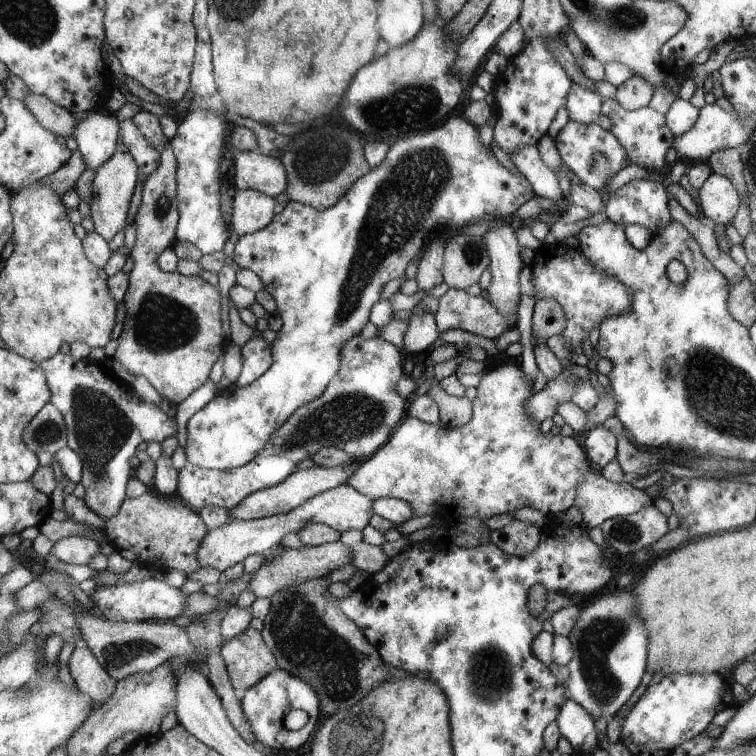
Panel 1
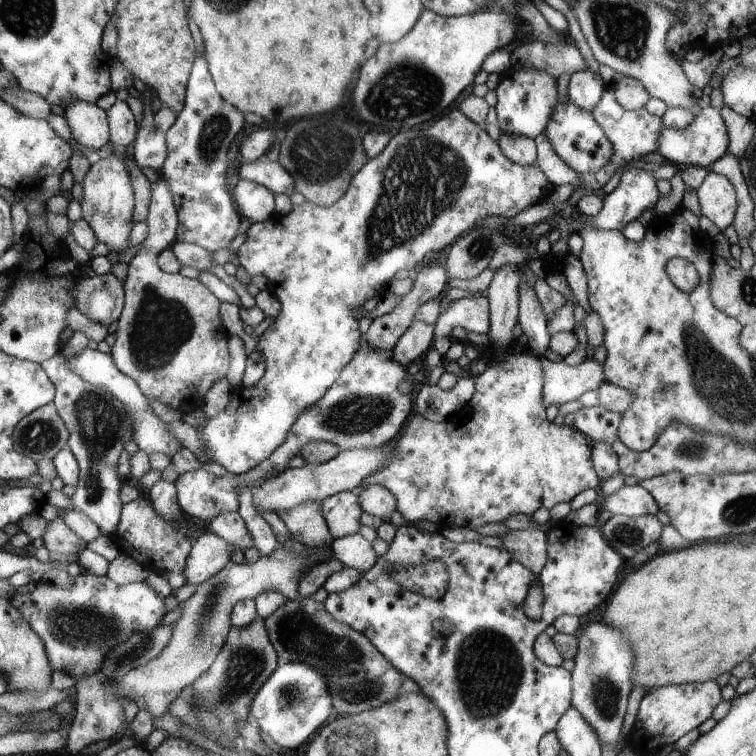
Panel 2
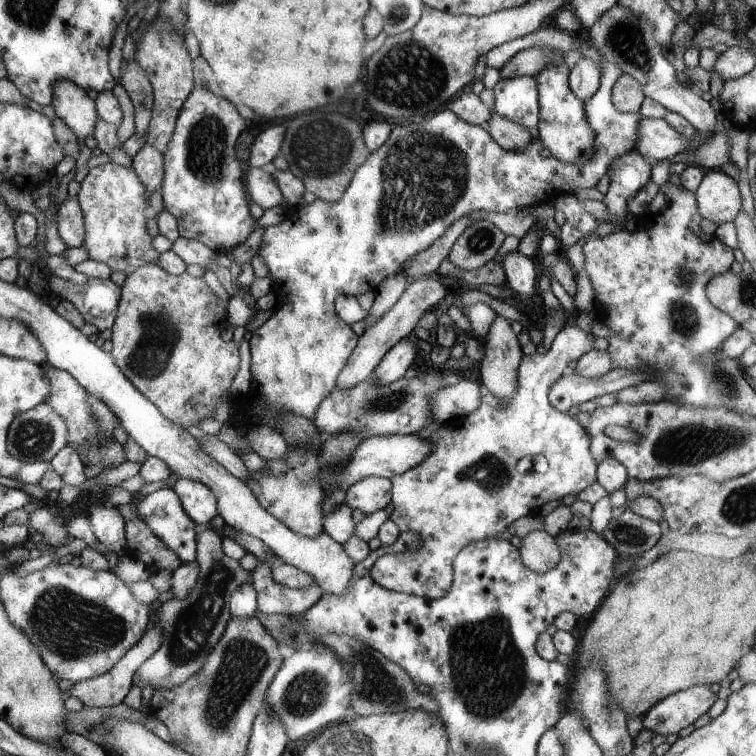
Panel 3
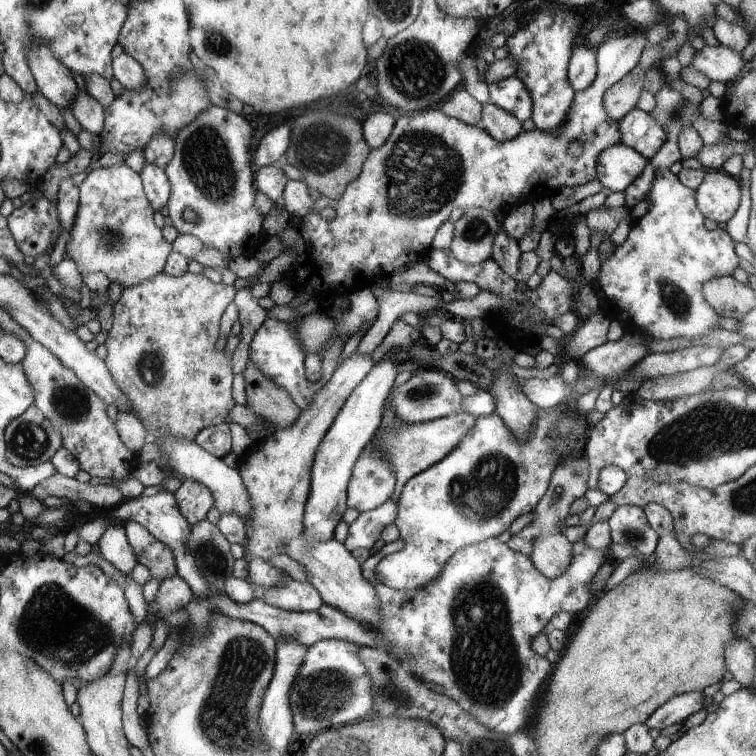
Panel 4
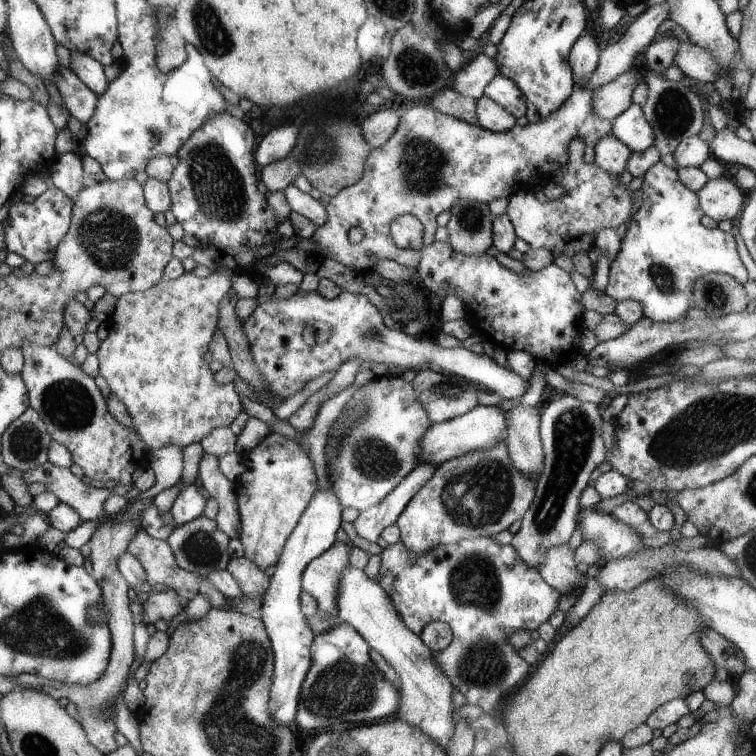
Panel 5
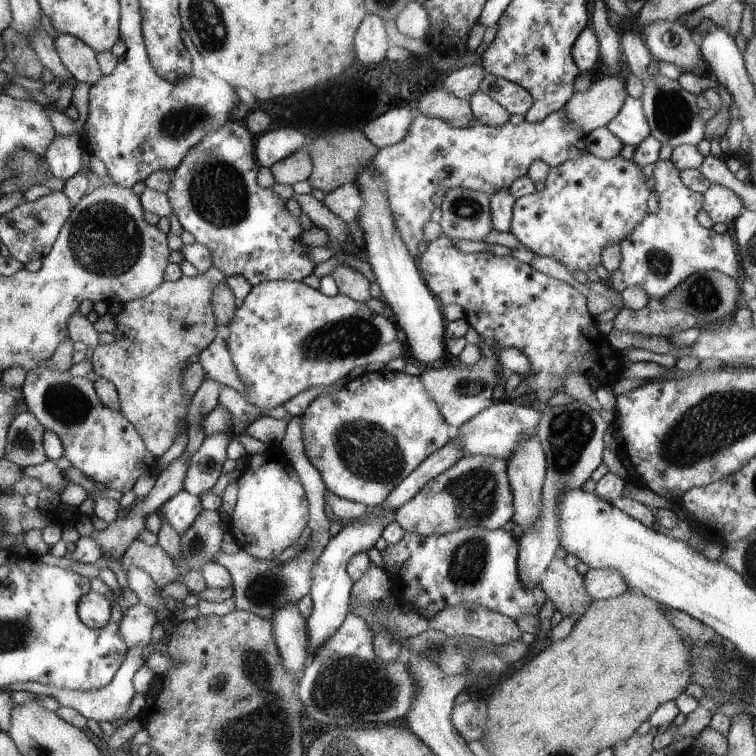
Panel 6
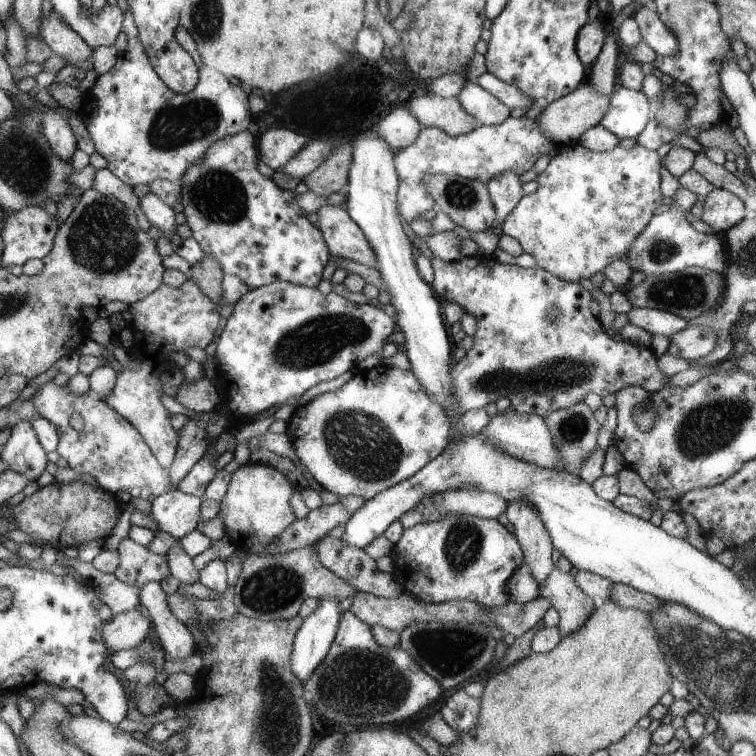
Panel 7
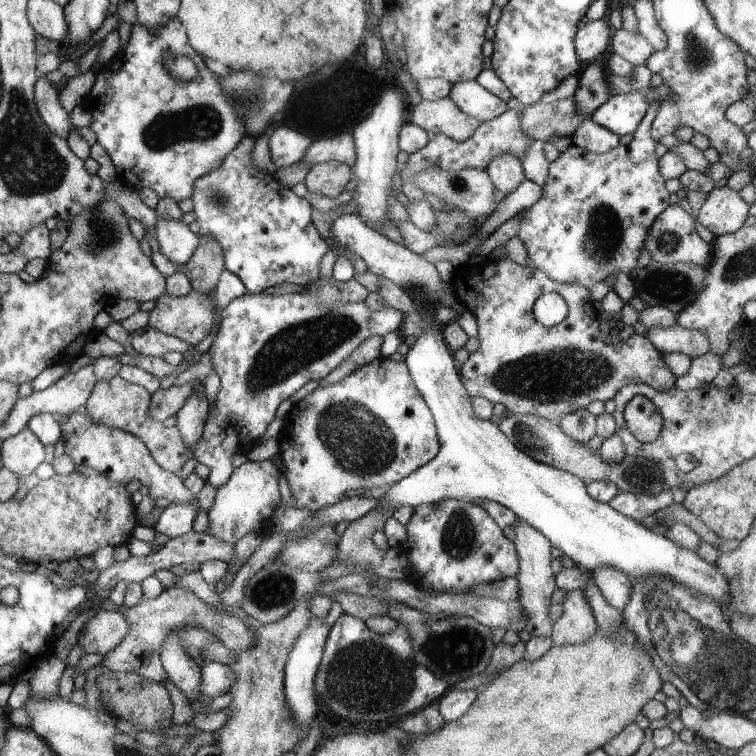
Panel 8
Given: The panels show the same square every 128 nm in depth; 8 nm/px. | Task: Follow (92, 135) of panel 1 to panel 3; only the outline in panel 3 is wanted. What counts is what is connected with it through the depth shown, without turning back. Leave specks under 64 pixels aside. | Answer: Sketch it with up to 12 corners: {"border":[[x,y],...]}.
{"border":[[70,80],[54,84],[50,105],[78,139],[92,136],[94,100]]}

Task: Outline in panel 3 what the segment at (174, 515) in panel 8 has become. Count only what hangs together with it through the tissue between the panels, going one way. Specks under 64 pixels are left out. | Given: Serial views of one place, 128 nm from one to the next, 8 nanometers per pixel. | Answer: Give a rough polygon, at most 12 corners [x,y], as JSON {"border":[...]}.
{"border":[[177,478],[171,489],[188,518],[210,525],[216,495],[203,482]]}

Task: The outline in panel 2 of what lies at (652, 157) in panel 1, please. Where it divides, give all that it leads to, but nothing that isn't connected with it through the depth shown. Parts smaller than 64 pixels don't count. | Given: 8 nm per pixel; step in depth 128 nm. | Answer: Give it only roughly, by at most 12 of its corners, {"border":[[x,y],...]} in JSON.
{"border":[[606,86],[591,112],[612,143],[599,172],[580,174],[601,189],[621,165],[658,150],[663,118],[620,106]]}

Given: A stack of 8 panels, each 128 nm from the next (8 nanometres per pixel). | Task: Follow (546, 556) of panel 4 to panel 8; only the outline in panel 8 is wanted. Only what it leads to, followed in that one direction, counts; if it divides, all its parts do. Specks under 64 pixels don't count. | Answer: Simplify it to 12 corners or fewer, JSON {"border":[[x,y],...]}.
{"border":[[567,590],[554,645],[581,645],[597,624],[581,590]]}

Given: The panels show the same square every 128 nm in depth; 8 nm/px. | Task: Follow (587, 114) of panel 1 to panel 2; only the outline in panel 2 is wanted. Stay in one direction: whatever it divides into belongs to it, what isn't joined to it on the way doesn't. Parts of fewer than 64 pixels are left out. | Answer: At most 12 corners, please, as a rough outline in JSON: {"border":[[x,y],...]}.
{"border":[[590,68],[574,72],[564,85],[570,100],[588,112],[606,87]]}

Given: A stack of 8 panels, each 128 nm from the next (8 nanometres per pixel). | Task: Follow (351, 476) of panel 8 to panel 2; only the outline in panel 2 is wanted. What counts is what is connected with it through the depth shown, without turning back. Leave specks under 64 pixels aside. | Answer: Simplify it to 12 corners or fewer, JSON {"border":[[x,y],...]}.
{"border":[[380,484],[357,491],[364,513],[389,521],[396,497]]}

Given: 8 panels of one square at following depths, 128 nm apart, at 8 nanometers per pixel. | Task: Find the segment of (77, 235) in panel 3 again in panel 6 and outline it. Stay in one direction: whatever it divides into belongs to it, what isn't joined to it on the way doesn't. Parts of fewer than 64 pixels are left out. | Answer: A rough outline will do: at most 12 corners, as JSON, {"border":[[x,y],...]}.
{"border":[[79,133],[58,136],[46,150],[50,174],[62,180],[82,168]]}

